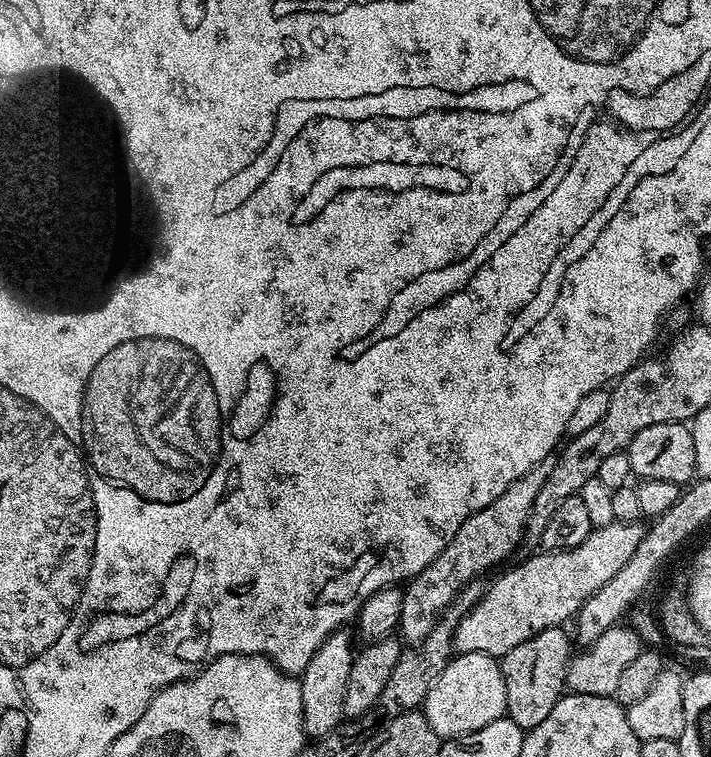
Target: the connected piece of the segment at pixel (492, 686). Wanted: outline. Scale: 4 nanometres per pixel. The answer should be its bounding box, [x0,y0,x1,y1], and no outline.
[422,652,507,738]

